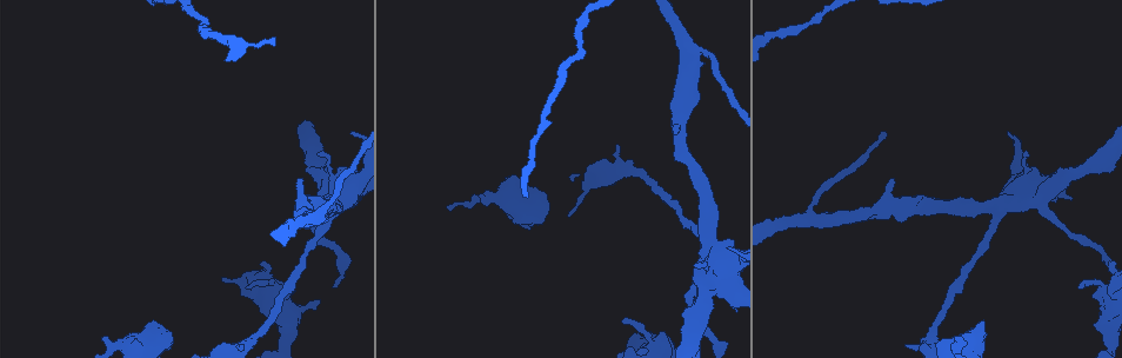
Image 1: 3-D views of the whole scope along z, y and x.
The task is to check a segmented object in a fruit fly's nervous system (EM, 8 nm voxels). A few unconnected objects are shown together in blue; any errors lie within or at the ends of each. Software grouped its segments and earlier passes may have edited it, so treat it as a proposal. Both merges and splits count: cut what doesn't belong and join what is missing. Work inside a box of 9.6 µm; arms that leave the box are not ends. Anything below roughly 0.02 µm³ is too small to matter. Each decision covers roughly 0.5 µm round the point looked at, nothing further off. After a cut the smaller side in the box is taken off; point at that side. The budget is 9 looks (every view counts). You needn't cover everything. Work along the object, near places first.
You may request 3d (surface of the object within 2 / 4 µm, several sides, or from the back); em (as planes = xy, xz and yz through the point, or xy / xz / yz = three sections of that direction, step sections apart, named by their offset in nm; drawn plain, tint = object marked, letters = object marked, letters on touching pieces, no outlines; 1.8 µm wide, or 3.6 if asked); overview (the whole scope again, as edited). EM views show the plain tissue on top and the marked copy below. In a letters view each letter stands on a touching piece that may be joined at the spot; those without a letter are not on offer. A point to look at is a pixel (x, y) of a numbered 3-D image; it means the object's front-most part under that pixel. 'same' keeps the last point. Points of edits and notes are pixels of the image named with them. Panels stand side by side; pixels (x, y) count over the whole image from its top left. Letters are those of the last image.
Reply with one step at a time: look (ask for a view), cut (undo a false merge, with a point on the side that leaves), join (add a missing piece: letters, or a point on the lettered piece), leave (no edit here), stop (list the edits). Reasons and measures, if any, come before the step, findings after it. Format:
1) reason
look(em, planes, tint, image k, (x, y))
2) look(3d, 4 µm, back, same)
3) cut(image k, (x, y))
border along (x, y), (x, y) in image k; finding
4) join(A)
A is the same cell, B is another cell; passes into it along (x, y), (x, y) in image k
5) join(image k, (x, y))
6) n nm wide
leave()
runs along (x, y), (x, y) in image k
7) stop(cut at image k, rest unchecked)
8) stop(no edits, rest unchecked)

free end
look(em, planes, letters, image 1, (247, 285))

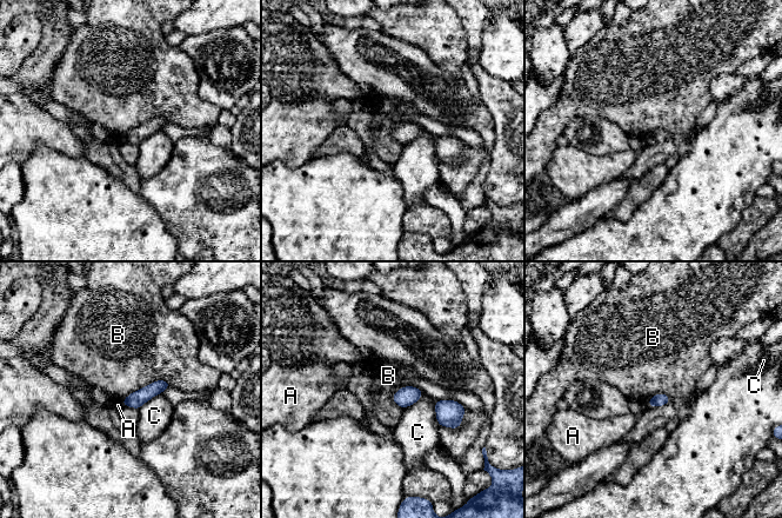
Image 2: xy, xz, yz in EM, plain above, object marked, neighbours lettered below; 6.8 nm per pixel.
leave()
A, B and C are other cells; runs along (165, 384), (135, 400), (126, 402) in image 2; no lettered piece goes on from it

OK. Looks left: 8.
free end
look(em, 3.6 µm, xy, step 4, letters, image 1, (900, 219))

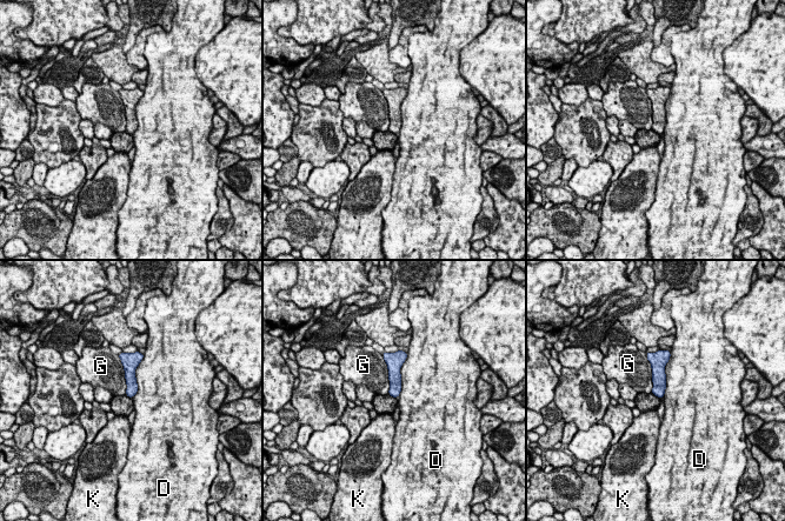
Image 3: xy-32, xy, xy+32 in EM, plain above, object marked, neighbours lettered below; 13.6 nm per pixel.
cut it another way
look(em, 3.6 µm, planes, letters, same)

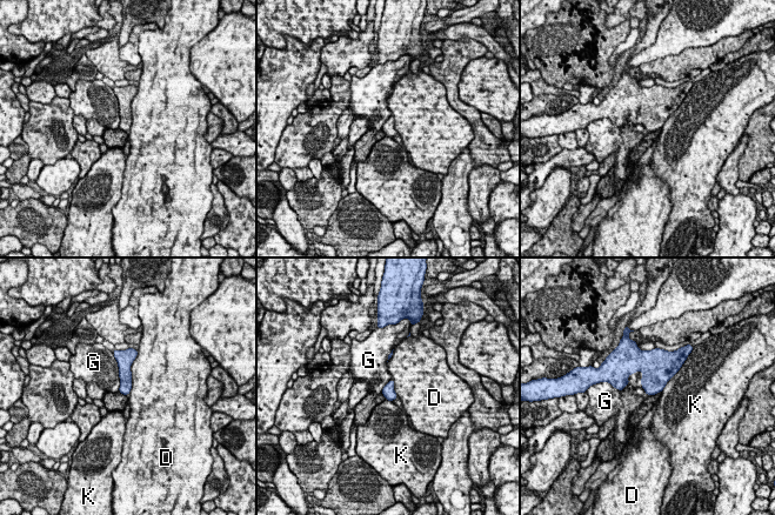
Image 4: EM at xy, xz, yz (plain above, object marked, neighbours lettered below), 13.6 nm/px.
160 nm wide
leave()
D, G and K are other cells; border along (112, 352), (119, 390), (126, 395) in image 4; no lettered piece goes on from it

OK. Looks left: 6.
three arms meet
look(em, 3.6 µm, yz, step 16, letters, image 1, (996, 204))

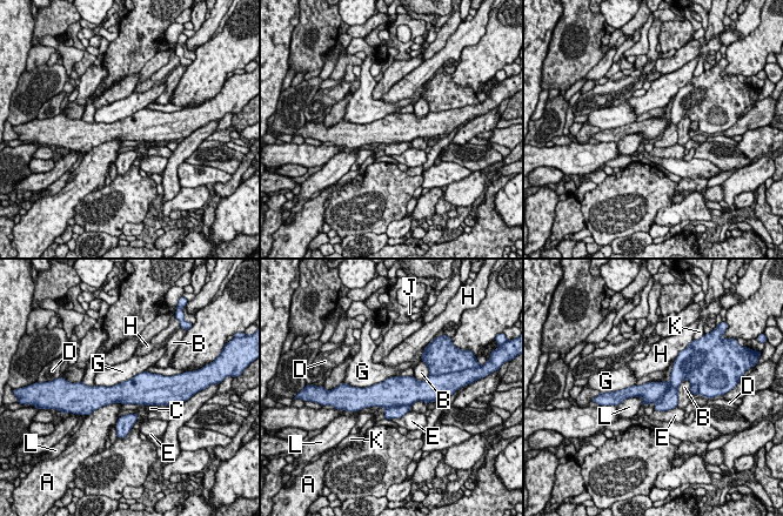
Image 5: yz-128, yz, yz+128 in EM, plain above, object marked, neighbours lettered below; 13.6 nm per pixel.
360 nm wide
cut(image 5, (390, 413))
A, B, C, D, E, G, H, J, K and L are other cells; border along (410, 404), (390, 406), (385, 409) in image 5; a second cell is stuck on

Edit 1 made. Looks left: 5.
redraw
look(overview)

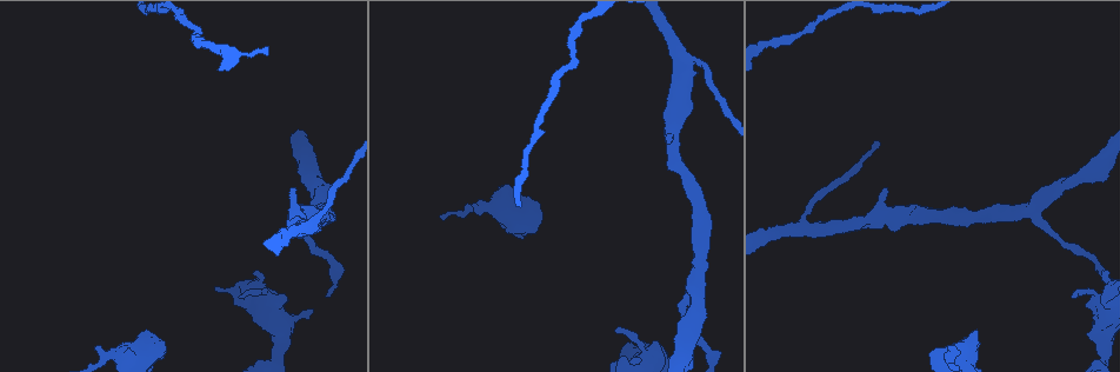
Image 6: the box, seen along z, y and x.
stops while still wide
look(em, 3.6 µm, planes, letters, image 6, (163, 342))

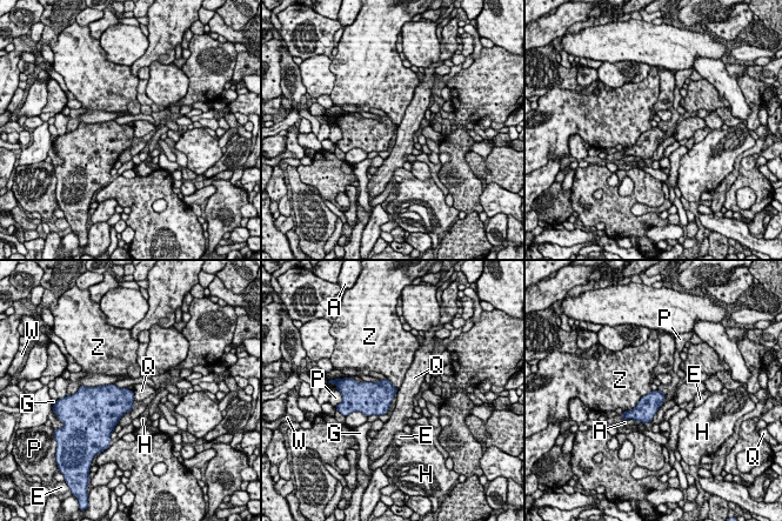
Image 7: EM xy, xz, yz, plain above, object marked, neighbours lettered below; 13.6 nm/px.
leave()
A, E, G, H, P, Q, W and Z are other cells; border along (132, 391), (134, 399) in image 7; none of them fits

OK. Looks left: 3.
stop(cut at image 5, rest unchecked)

